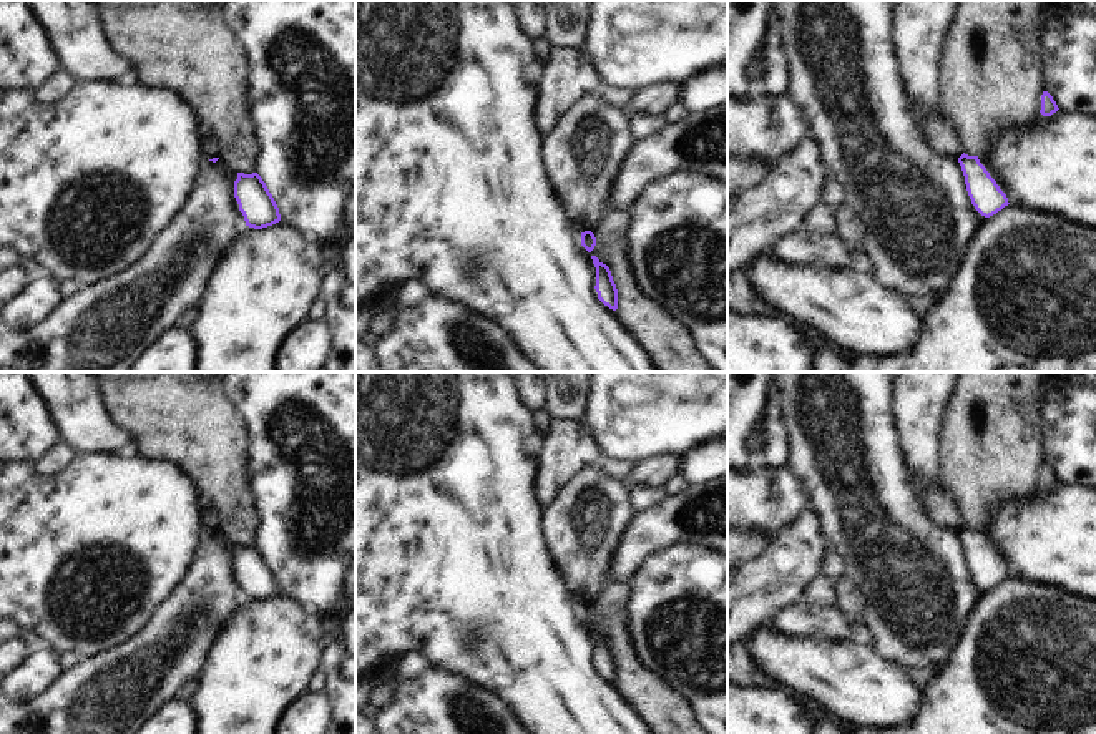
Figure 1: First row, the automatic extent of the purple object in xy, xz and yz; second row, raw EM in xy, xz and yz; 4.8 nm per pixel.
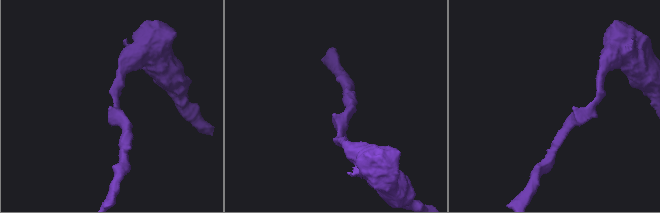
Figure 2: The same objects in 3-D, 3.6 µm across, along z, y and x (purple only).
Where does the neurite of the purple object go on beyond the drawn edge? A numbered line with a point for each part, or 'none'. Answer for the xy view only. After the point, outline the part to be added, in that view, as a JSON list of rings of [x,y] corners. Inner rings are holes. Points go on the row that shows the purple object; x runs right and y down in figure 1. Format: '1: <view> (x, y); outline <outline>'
none

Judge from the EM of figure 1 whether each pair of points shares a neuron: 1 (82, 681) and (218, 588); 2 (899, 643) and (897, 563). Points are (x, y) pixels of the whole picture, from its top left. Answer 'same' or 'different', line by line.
1: same
2: same

